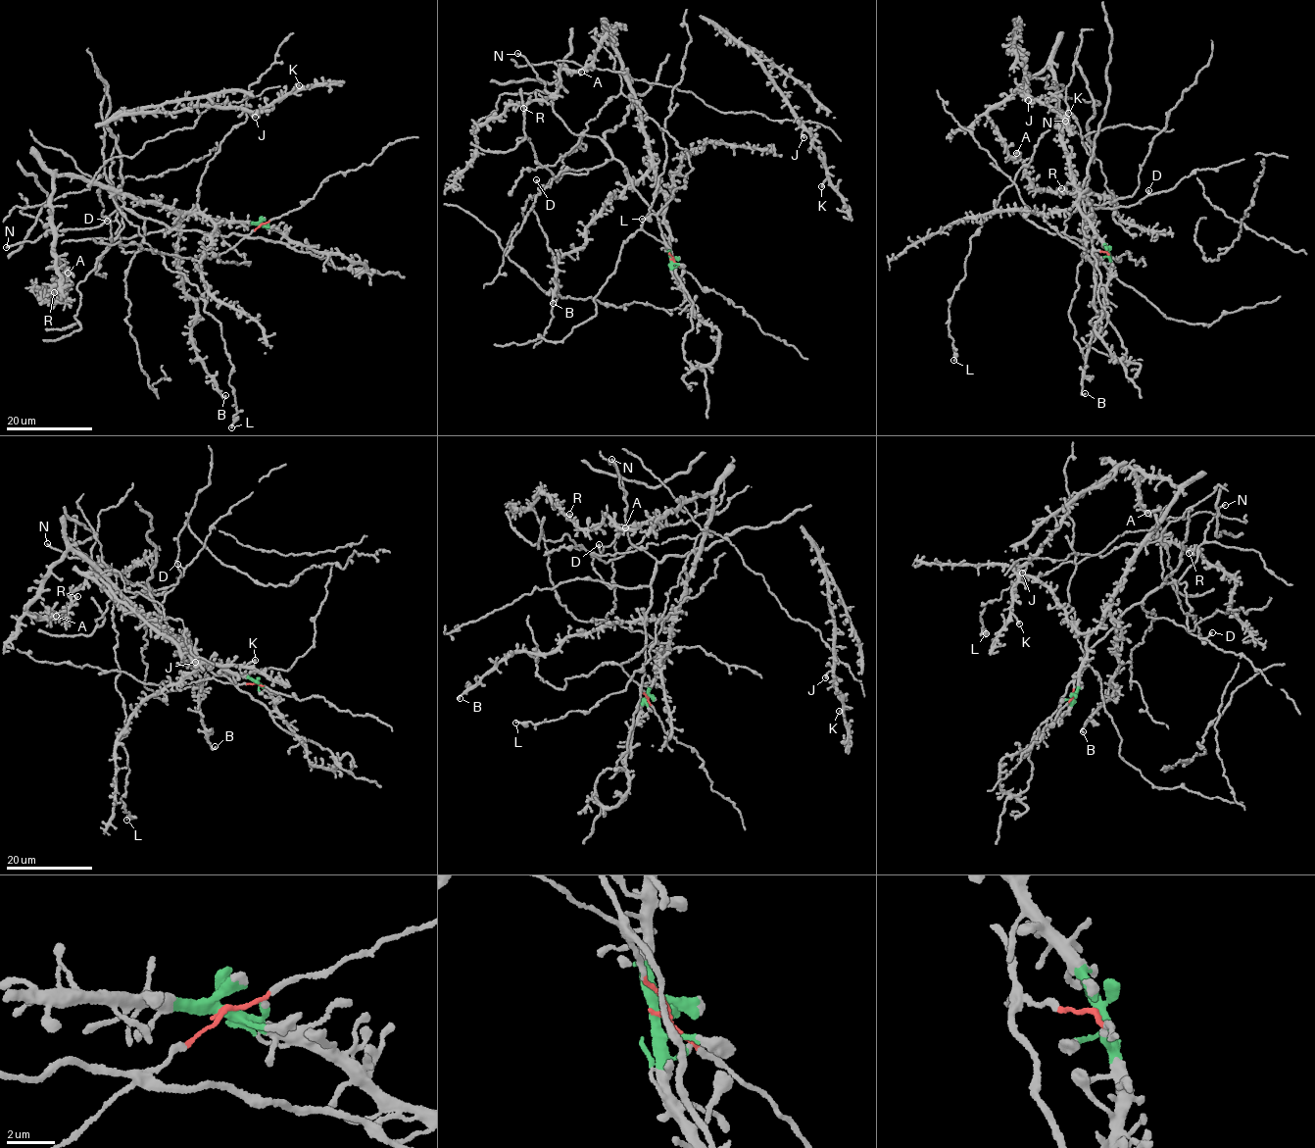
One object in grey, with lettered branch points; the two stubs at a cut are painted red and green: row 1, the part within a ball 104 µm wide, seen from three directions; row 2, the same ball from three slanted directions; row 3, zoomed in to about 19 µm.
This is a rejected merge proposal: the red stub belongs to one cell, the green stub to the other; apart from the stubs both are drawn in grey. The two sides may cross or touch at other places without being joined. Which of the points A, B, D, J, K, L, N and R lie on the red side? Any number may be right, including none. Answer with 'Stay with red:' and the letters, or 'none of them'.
Stay with red: D, N

